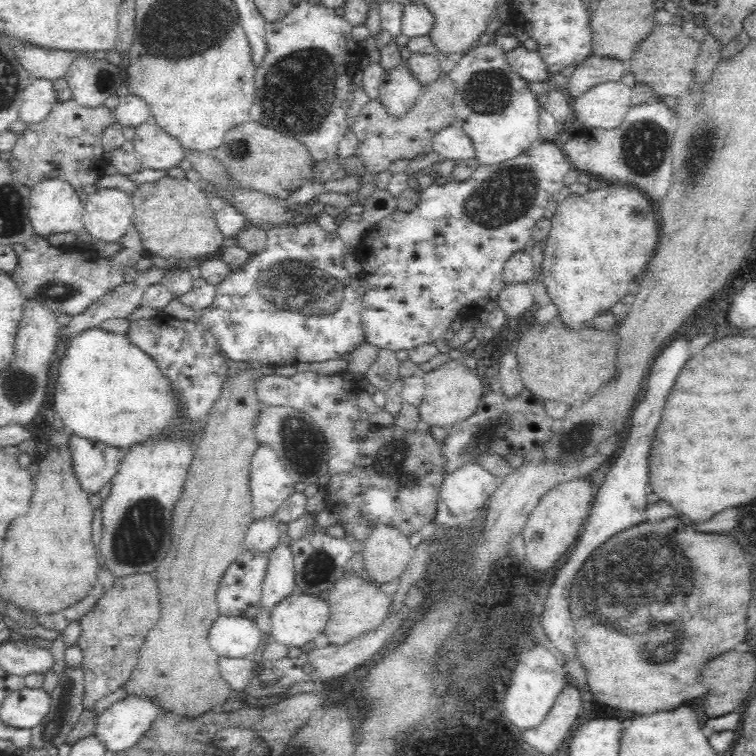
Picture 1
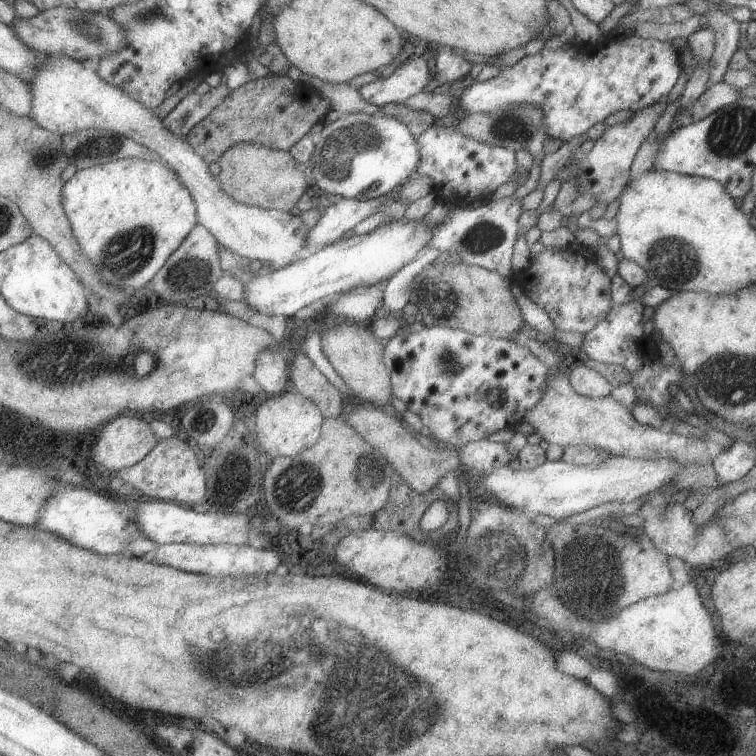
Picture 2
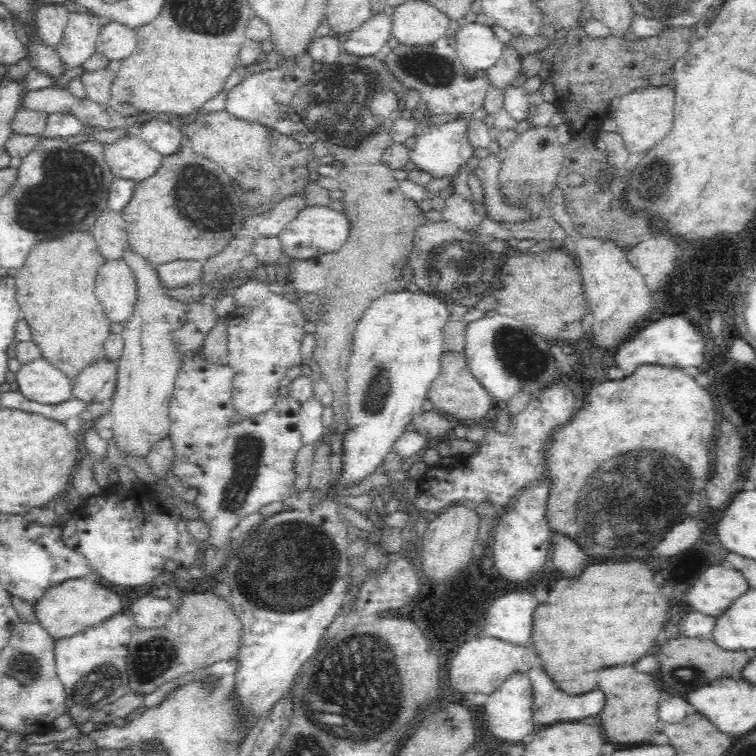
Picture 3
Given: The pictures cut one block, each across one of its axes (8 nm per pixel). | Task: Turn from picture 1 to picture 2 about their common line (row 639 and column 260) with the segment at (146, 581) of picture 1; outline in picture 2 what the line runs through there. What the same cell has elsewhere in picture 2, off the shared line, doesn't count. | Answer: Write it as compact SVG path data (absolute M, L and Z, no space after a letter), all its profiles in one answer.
M269 72L265 77L246 82L243 86L231 91L225 102L217 106L205 120L197 124L187 137L191 146L203 160L208 163L219 163L227 150L241 142L255 142L255 144L261 144L267 148L290 150L298 140L313 130L315 124L323 123L331 111L335 111L335 104L316 88L309 84L297 83L288 74L279 76L278 73Z

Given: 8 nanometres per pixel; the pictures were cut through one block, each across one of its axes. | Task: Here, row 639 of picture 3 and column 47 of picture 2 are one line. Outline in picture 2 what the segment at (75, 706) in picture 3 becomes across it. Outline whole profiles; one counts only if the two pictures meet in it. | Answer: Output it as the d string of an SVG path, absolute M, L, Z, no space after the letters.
M55 56L45 57L41 70L37 72L35 80L29 84L33 92L33 110L31 118L39 123L39 126L45 127L55 134L73 134L84 130L111 130L116 134L123 134L139 144L157 152L172 169L180 176L181 182L192 192L198 206L198 219L200 224L213 232L220 244L225 248L237 252L239 256L245 256L255 262L260 262L268 270L281 270L291 264L301 260L307 253L307 239L309 238L309 229L305 222L298 216L292 216L287 212L280 210L269 210L256 206L247 206L239 204L233 200L225 189L219 176L213 176L209 163L201 158L201 155L191 146L187 136L173 134L165 124L163 119L159 120L149 108L145 108L136 98L131 98L120 86L113 86L107 82L98 71L86 66L84 62L73 58L57 58Z

